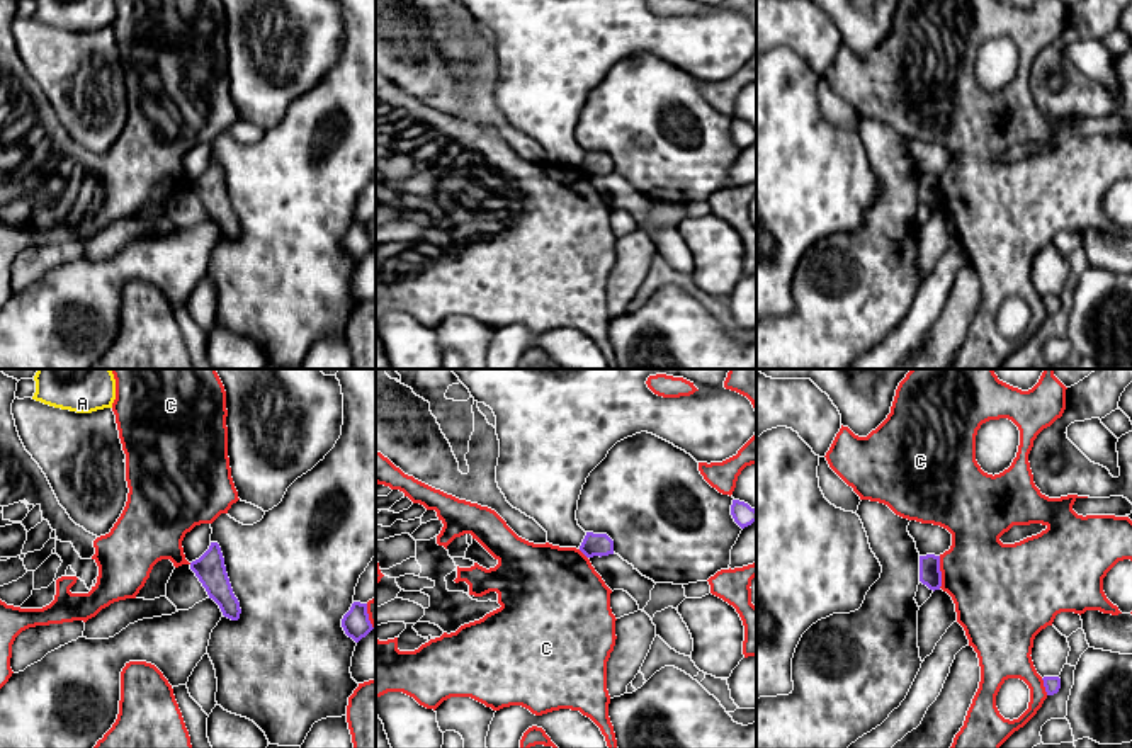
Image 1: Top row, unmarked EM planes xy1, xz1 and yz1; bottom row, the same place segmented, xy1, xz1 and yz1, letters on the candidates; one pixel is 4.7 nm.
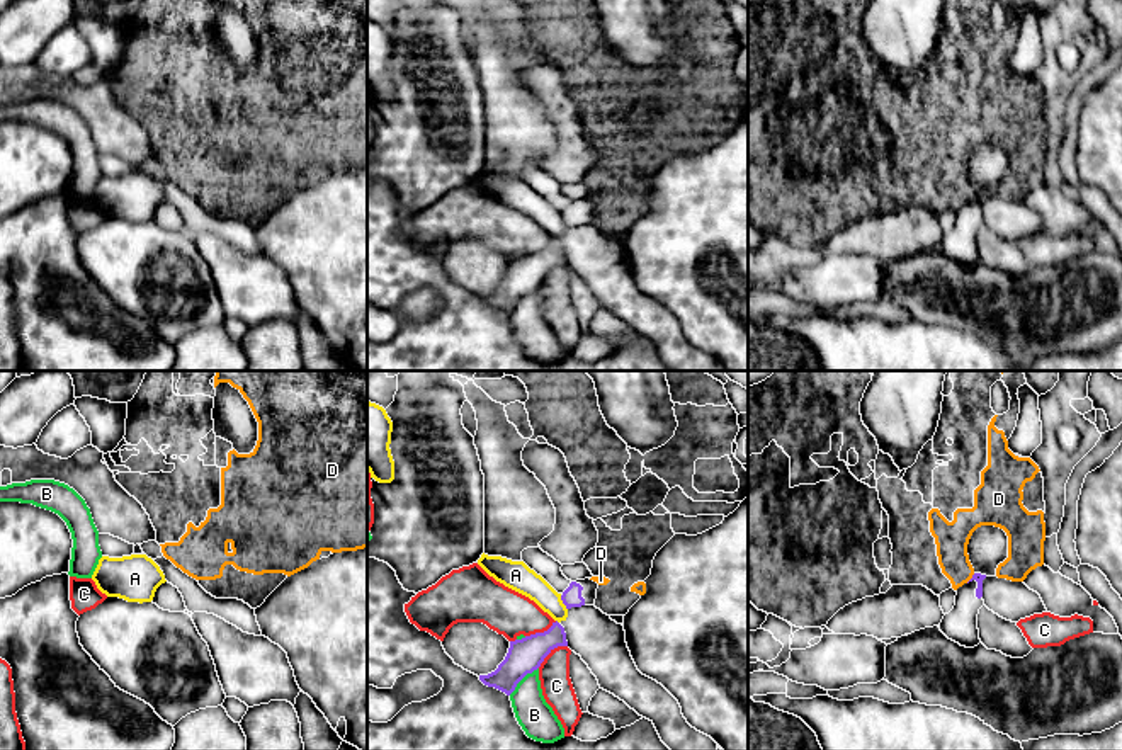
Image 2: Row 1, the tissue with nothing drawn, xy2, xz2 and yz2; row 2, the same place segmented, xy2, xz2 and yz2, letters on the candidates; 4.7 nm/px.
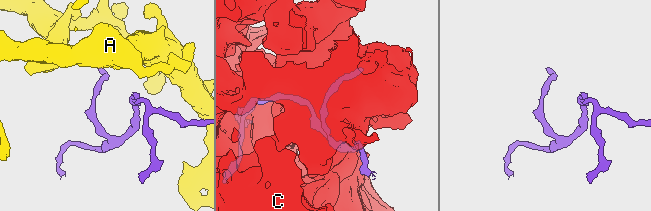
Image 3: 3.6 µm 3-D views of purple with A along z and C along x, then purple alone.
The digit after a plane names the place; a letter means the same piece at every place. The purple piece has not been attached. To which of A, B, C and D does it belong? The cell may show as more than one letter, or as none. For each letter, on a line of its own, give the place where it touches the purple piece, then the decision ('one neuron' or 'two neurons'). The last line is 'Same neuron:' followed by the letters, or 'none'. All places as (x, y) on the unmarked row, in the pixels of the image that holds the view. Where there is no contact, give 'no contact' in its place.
A: meets purple in xz2 at (563, 221); two neurons
B: meets purple in xz2 at (522, 296); two neurons
C: meets purple in xz2 at (549, 271); two neurons
D: meets purple in yz2 at (971, 198); two neurons
Same neuron: none

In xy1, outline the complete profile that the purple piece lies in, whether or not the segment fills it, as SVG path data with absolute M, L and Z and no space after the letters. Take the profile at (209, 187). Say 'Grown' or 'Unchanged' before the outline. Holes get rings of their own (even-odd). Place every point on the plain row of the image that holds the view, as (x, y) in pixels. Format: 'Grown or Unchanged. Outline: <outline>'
Unchanged. Outline: M211 162L209 168L190 182L190 189L206 207L209 218L219 224L223 235L238 240L241 228L233 212L219 163Z

